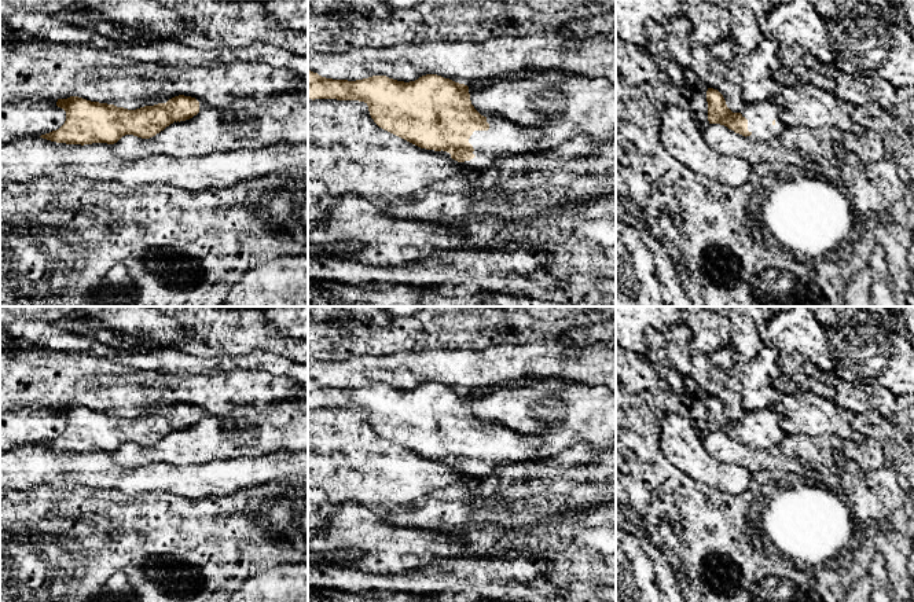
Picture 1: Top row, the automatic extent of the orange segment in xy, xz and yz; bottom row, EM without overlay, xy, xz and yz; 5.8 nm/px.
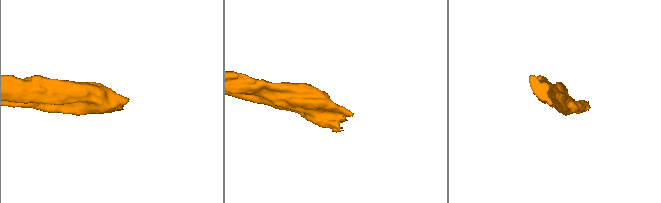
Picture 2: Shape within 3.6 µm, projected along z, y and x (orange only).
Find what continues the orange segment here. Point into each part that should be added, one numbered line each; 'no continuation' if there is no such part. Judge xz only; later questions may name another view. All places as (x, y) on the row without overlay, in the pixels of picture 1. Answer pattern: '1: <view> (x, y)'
1: xz (503, 447)

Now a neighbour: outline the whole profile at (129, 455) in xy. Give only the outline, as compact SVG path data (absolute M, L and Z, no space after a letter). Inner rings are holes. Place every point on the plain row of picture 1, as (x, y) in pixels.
M308 390L271 405L241 405L230 415L203 416L150 447L122 444L111 452L124 467L153 462L198 465L216 459L308 451Z

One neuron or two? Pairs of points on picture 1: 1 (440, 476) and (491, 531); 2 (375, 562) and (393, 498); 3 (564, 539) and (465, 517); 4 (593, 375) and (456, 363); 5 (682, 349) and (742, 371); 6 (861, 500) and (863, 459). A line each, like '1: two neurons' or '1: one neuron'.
1: one neuron
2: two neurons
3: one neuron
4: one neuron
5: two neurons
6: two neurons

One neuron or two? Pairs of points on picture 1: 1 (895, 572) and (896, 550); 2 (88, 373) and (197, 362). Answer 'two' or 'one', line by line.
1: one
2: two

